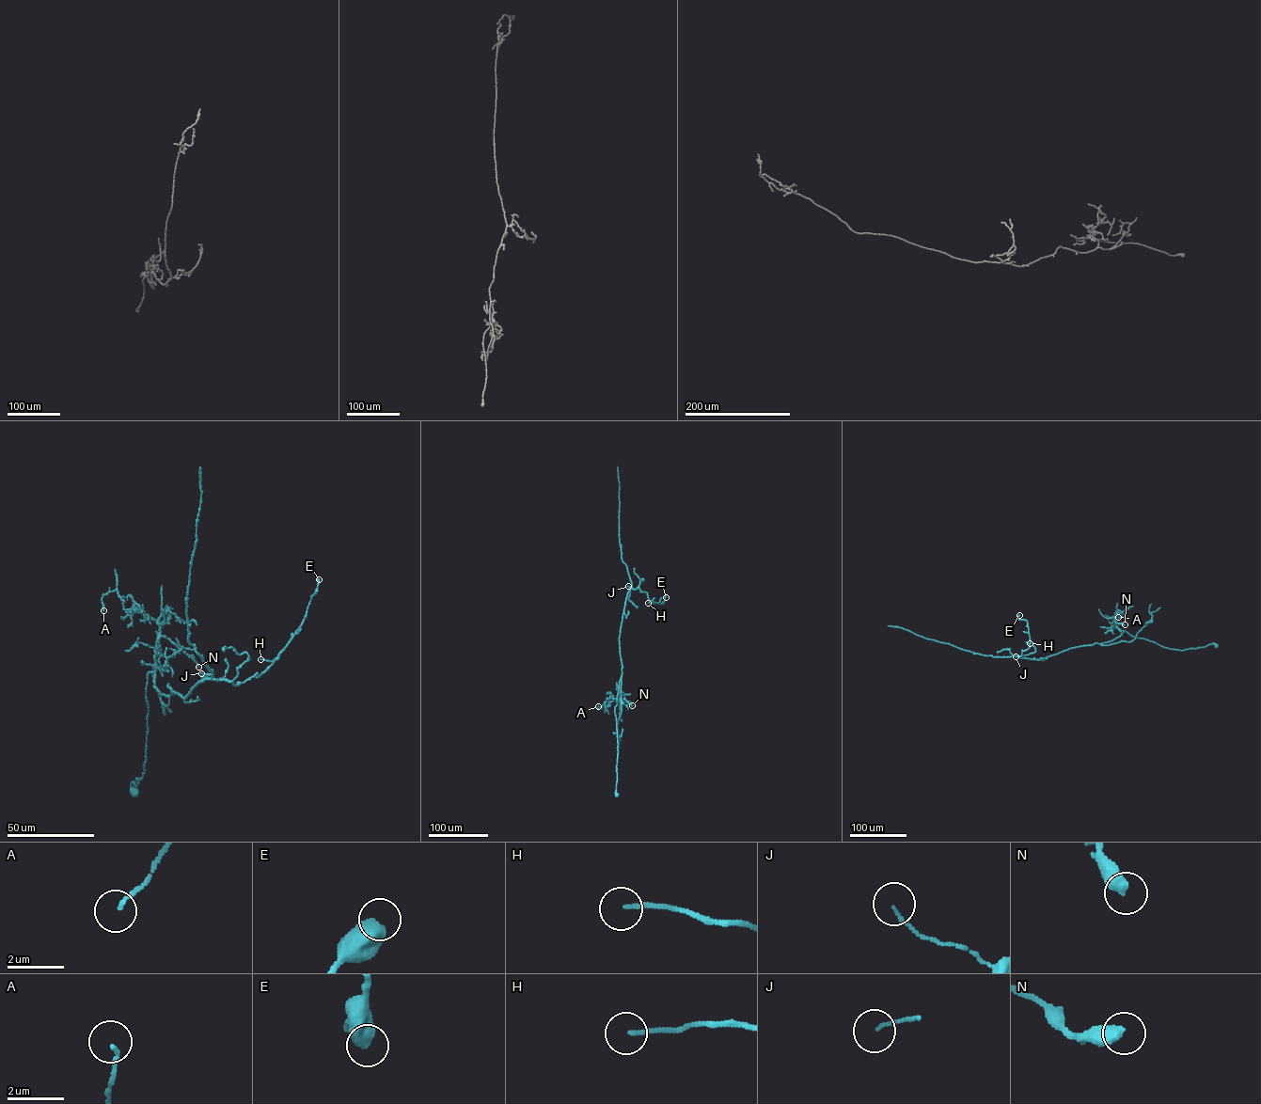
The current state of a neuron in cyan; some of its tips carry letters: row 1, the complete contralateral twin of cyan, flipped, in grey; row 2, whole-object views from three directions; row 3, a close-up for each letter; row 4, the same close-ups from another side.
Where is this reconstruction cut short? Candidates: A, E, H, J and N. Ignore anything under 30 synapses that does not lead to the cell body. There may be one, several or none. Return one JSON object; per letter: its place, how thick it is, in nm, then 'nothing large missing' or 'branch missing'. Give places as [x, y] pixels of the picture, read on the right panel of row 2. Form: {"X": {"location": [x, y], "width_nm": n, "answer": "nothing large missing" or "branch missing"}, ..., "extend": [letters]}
{"A": {"location": [1118, 617], "width_nm": 130, "answer": "nothing large missing"}, "E": {"location": [1019, 615], "width_nm": 650, "answer": "nothing large missing"}, "H": {"location": [1030, 643], "width_nm": 140, "answer": "nothing large missing"}, "J": {"location": [1016, 656], "width_nm": 80, "answer": "nothing large missing"}, "N": {"location": [1125, 624], "width_nm": 480, "answer": "nothing large missing"}, "extend": []}

